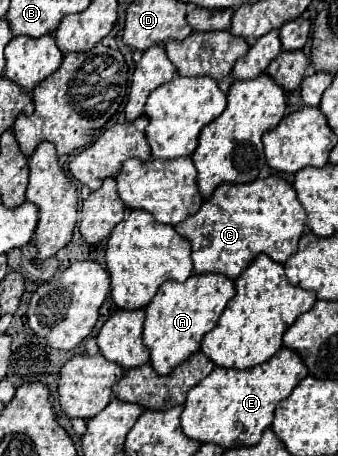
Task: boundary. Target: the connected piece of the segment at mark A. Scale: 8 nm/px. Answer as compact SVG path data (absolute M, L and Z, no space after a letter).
M192 274L186 282L164 282L150 300L144 320L144 344L150 350L150 362L158 374L170 374L174 366L200 350L200 340L210 332L234 294L234 280L222 274Z

